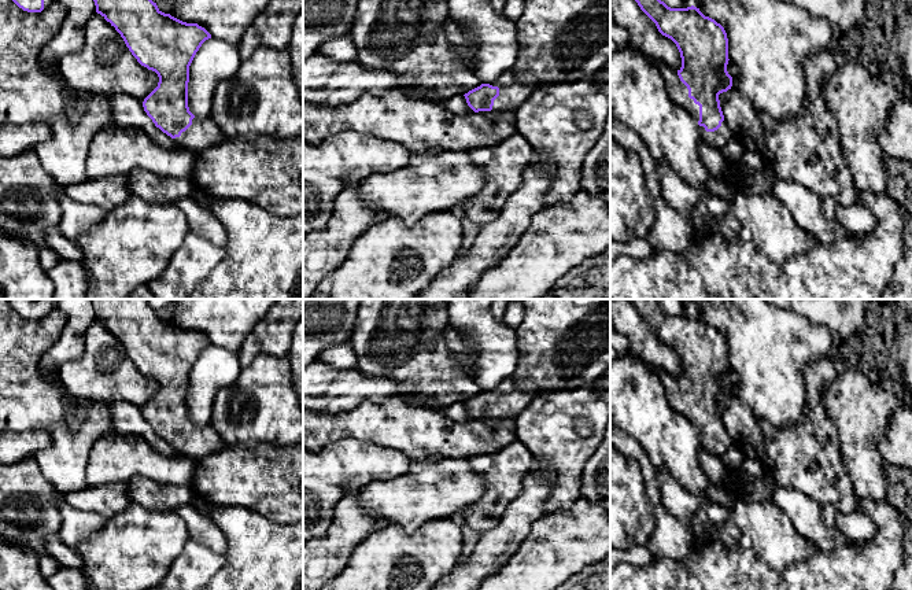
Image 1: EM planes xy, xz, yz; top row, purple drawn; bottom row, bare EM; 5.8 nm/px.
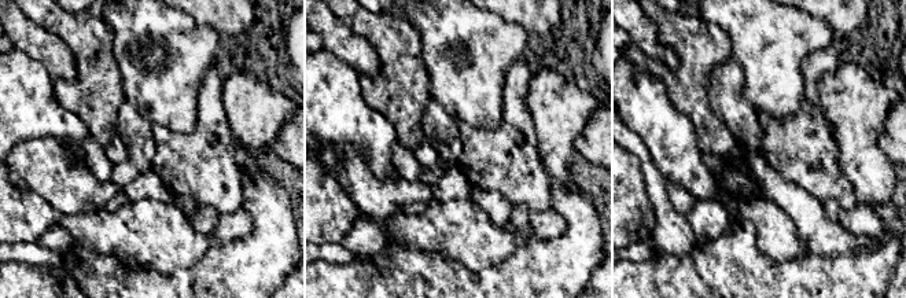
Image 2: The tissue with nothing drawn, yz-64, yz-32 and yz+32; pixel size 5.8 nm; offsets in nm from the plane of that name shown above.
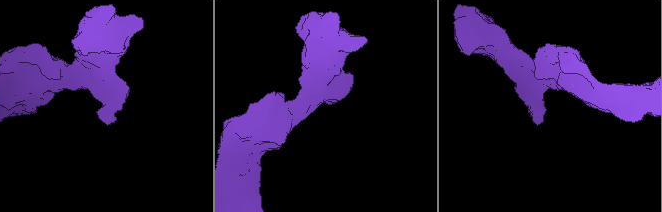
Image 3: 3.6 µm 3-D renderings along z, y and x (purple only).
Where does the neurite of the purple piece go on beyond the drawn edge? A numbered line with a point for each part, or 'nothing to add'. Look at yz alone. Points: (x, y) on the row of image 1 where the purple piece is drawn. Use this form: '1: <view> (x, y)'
1: yz (676, 89)

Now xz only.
1: xz (558, 40)

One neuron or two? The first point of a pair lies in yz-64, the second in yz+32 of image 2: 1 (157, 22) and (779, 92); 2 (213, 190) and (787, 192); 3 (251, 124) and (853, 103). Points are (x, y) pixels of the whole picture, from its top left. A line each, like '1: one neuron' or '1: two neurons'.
1: one neuron
2: two neurons
3: one neuron

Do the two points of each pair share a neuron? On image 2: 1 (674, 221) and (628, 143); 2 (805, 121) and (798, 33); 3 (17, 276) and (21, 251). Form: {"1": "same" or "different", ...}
{"1": "same", "2": "different", "3": "different"}

